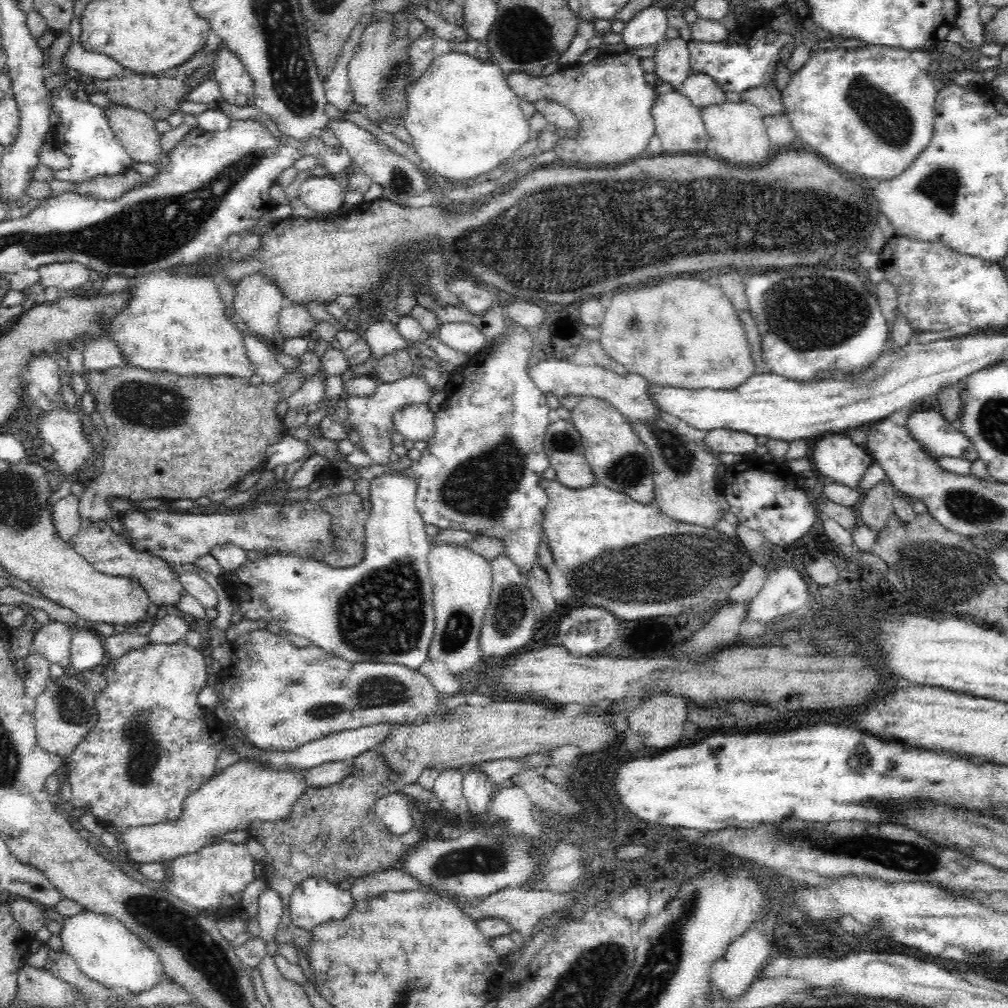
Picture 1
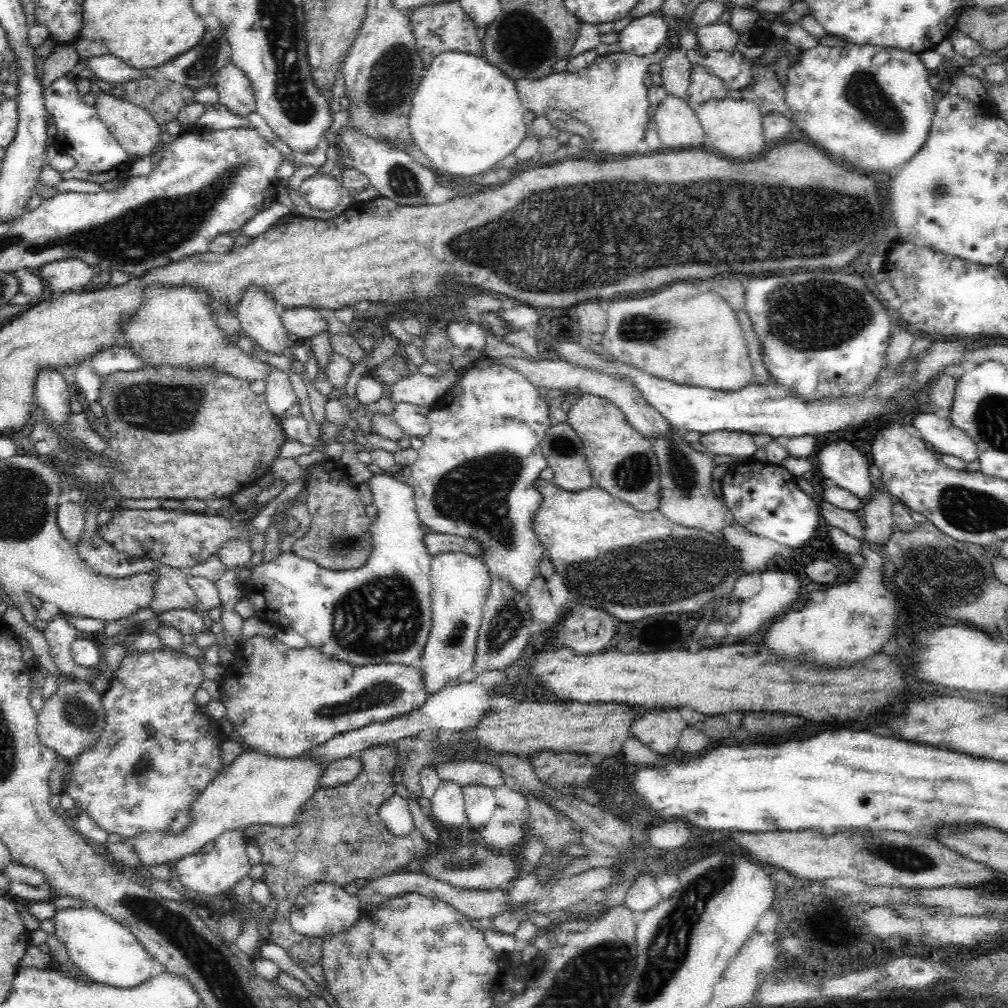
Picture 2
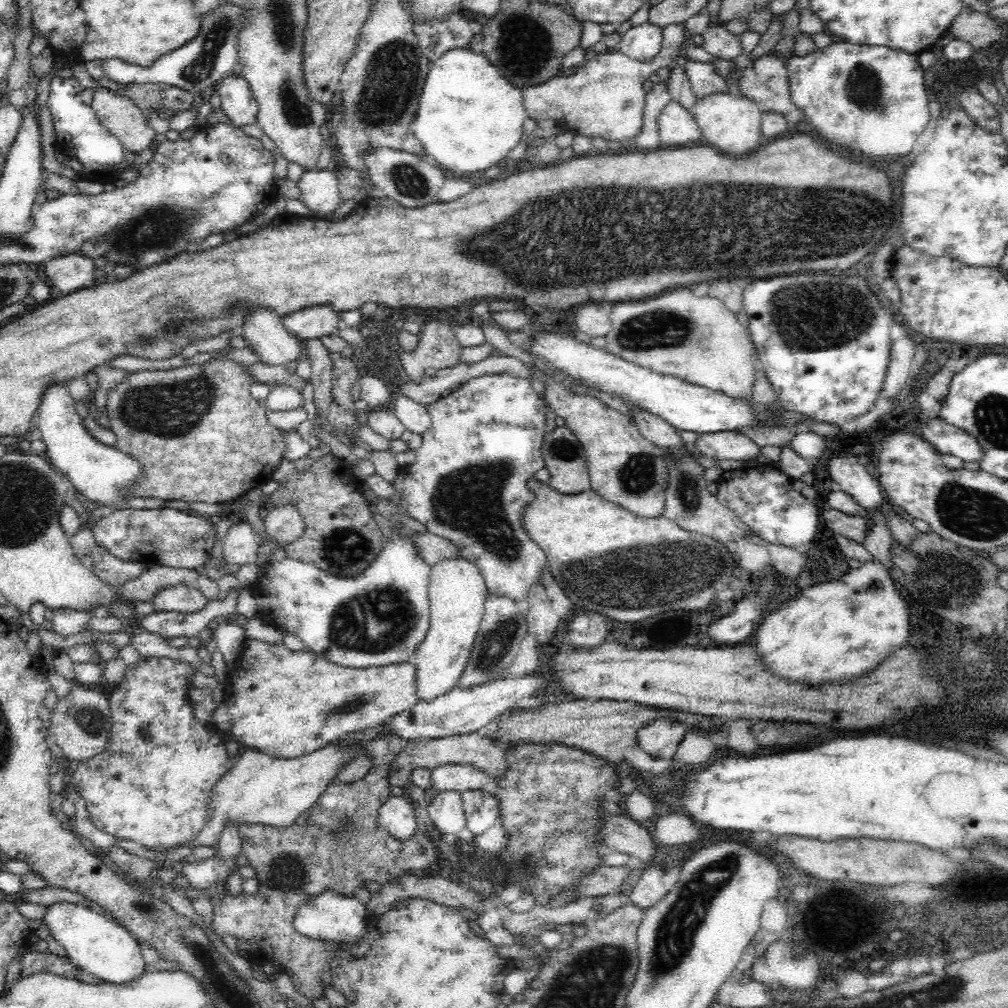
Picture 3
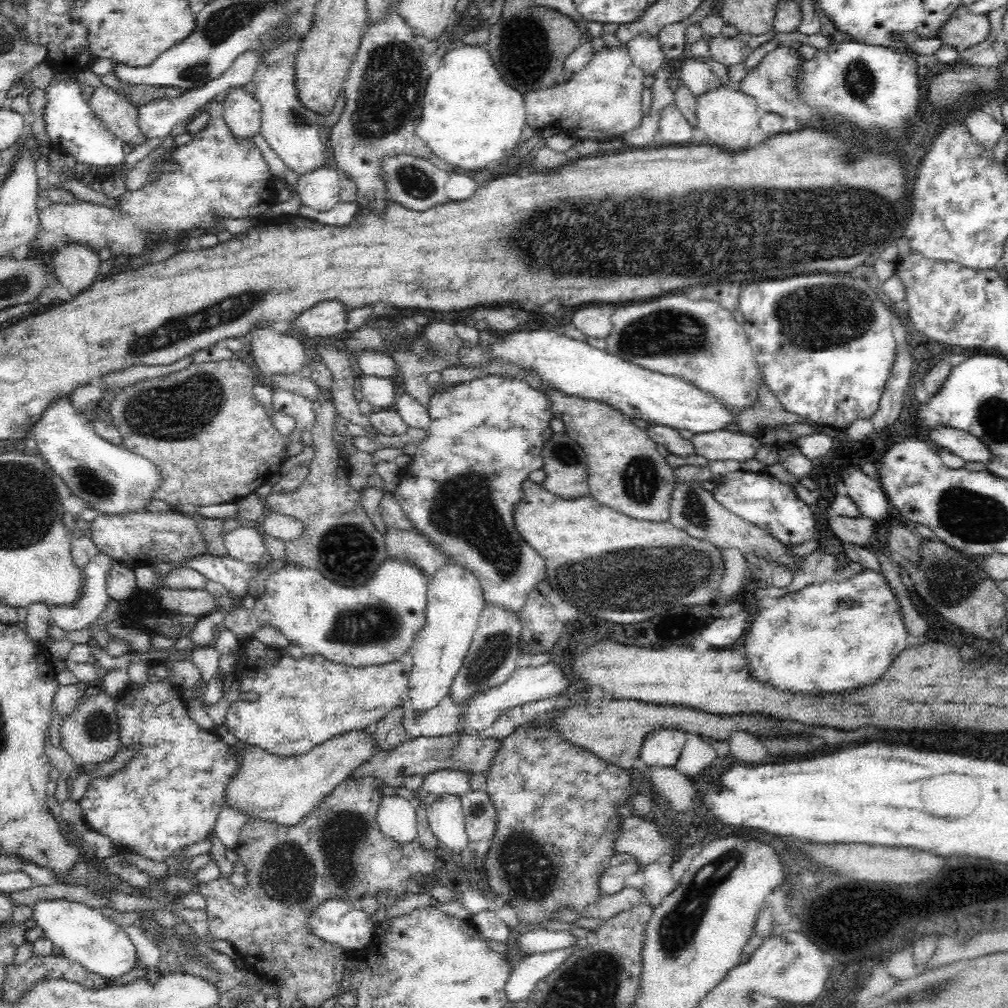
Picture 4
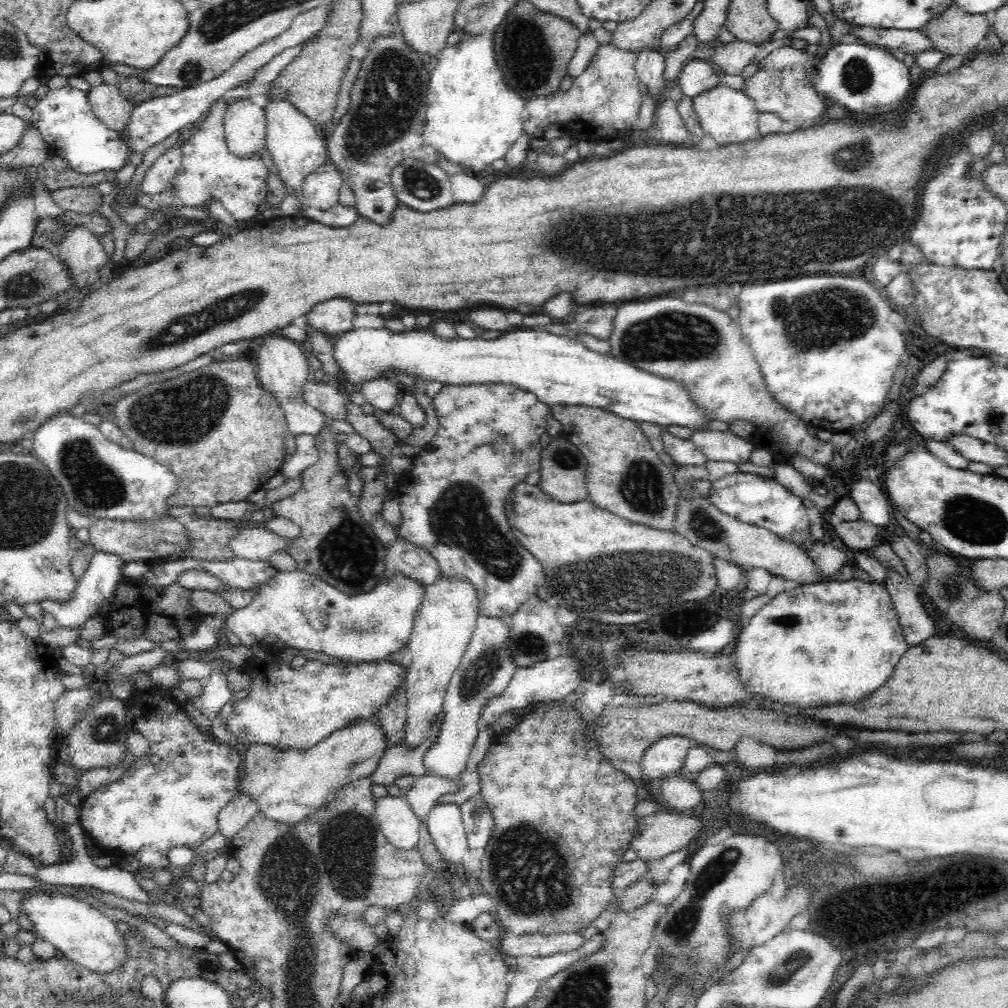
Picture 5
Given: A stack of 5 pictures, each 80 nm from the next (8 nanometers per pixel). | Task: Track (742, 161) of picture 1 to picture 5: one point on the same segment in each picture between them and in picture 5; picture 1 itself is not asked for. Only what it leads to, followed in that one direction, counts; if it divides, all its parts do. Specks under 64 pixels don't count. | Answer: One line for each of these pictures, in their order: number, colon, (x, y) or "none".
2: (733, 126)
3: (731, 123)
4: (726, 117)
5: (727, 116)

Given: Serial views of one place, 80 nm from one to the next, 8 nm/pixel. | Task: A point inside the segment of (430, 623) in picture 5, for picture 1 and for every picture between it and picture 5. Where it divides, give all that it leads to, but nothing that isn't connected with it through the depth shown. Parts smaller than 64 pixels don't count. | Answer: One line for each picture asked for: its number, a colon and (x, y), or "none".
1: (462, 580)
2: (460, 582)
3: (456, 593)
4: (455, 600)

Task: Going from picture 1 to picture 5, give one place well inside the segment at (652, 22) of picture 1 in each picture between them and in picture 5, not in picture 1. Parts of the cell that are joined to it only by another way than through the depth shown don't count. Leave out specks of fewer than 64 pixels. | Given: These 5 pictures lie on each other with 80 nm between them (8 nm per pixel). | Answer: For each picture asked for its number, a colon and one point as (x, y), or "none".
2: (643, 36)
3: (643, 42)
4: (645, 50)
5: (649, 66)

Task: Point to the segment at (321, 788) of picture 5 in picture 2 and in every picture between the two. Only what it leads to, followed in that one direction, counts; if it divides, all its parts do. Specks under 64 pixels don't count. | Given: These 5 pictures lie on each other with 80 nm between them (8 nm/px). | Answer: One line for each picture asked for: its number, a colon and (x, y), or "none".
2: (259, 789)
3: (259, 789)
4: (283, 789)

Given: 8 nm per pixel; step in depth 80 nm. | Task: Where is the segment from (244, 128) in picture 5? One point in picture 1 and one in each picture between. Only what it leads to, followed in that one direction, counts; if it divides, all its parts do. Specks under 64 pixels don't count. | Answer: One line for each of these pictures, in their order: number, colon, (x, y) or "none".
1: (235, 84)
2: (234, 90)
3: (240, 107)
4: (242, 112)

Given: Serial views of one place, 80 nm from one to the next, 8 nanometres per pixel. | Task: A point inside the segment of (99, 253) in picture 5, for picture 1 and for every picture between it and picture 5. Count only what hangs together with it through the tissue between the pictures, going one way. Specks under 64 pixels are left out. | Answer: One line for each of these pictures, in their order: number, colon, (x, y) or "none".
1: (65, 276)
2: (63, 276)
3: (70, 273)
4: (76, 267)

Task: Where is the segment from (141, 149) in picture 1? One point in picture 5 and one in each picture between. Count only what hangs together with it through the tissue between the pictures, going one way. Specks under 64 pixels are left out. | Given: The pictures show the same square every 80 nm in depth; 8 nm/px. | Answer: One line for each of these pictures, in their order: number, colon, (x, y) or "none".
2: (135, 129)
3: (127, 122)
4: (119, 115)
5: (108, 103)

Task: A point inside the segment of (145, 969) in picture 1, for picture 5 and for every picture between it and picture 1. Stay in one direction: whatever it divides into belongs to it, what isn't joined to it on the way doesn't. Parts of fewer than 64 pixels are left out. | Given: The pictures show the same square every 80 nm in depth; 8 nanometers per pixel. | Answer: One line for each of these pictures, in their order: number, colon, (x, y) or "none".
2: (100, 946)
3: (103, 947)
4: (85, 935)
5: (81, 933)

